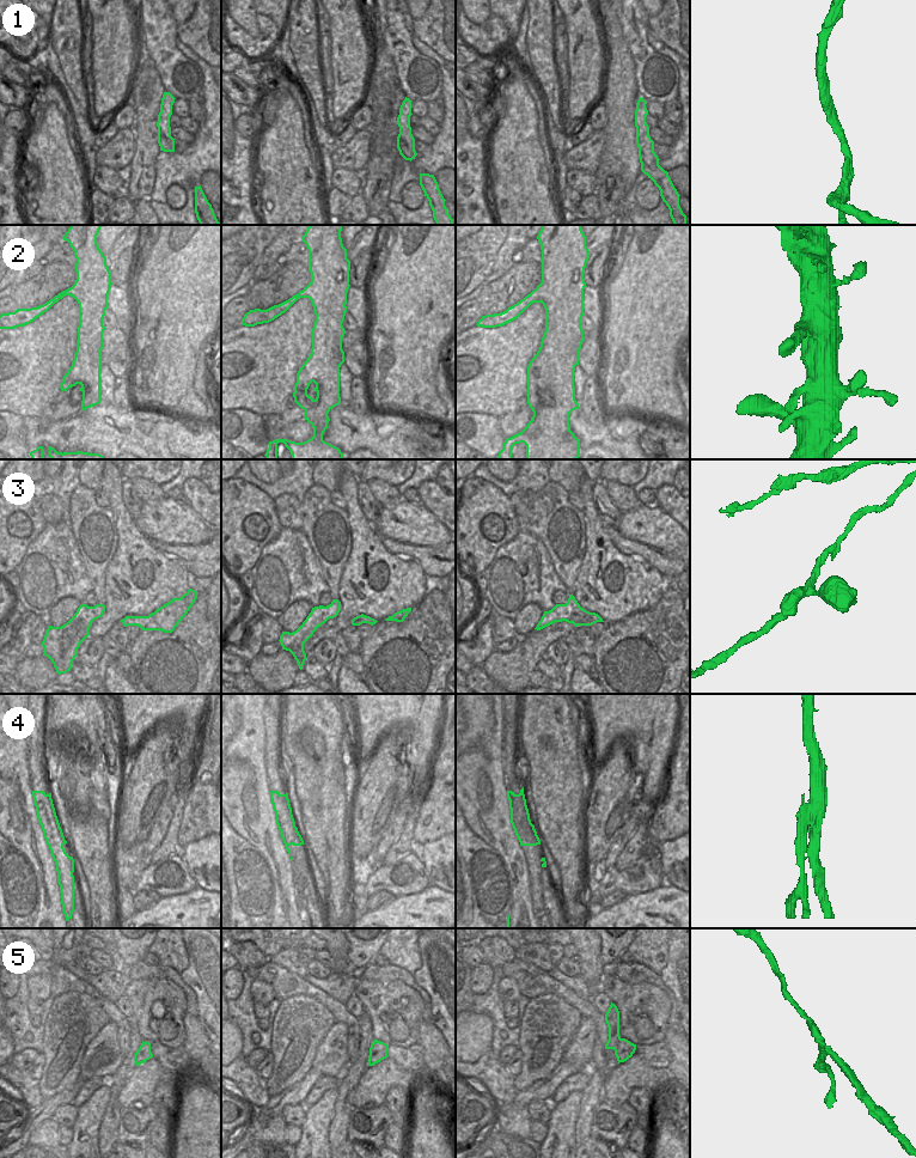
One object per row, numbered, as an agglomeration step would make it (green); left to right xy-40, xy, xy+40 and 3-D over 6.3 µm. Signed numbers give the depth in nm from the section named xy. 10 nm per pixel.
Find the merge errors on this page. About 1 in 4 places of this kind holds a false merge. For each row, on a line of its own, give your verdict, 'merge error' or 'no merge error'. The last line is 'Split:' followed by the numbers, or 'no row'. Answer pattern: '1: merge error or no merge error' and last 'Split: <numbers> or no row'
1: no merge error
2: no merge error
3: no merge error
4: merge error
5: merge error
Split: 4, 5

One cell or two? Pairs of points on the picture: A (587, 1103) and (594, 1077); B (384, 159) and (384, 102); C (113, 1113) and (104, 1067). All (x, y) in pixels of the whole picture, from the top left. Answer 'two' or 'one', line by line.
A: one
B: one
C: two

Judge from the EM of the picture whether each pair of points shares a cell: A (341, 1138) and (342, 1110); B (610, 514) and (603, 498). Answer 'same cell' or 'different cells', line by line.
A: same cell
B: same cell

